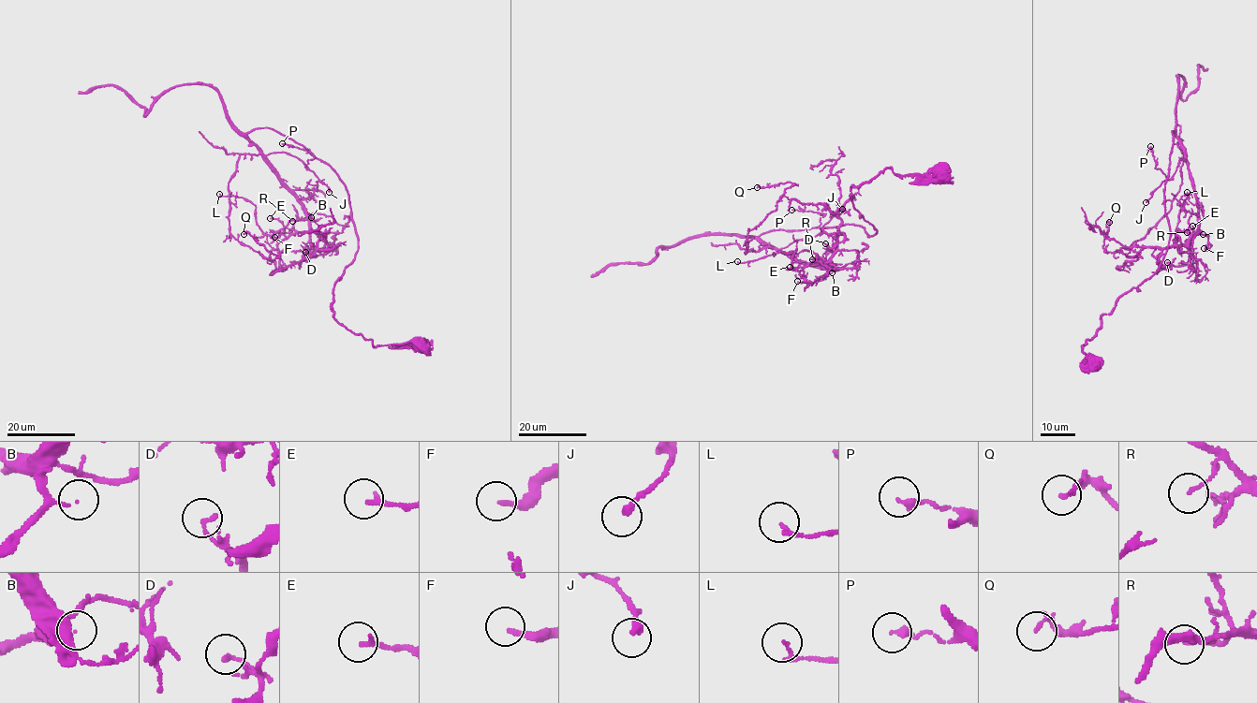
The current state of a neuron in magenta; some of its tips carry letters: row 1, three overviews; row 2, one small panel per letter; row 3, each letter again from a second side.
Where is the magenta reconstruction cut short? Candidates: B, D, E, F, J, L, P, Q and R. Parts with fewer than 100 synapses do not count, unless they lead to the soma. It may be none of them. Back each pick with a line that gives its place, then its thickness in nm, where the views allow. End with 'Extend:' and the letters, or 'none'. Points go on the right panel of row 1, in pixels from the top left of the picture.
Extend: none

